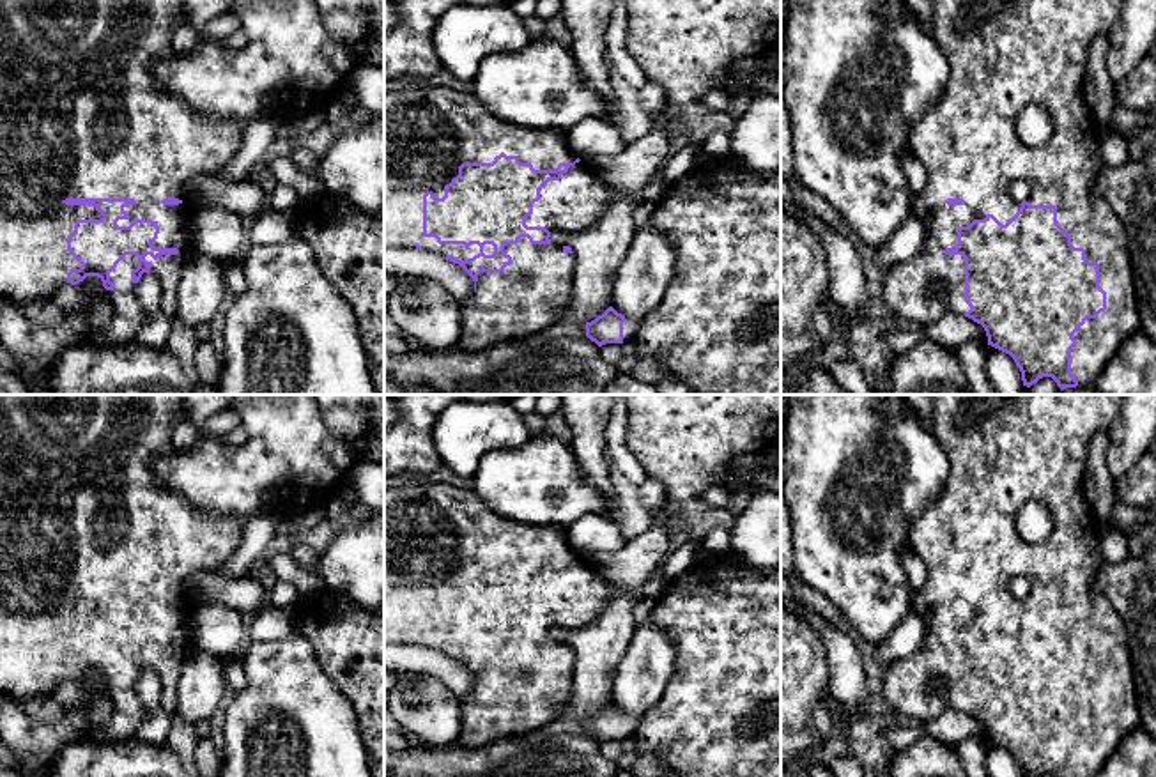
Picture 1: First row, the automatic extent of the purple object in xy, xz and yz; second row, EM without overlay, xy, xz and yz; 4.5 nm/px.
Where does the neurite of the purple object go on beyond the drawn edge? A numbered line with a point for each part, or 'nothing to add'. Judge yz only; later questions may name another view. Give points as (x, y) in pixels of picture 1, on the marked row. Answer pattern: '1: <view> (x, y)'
1: yz (1004, 55)

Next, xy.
1: xy (82, 115)

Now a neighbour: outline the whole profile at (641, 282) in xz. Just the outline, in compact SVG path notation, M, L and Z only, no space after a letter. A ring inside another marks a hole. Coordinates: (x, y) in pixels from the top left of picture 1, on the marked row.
M651 221L637 227L614 276L611 306L639 324L664 299L674 265L671 239Z

